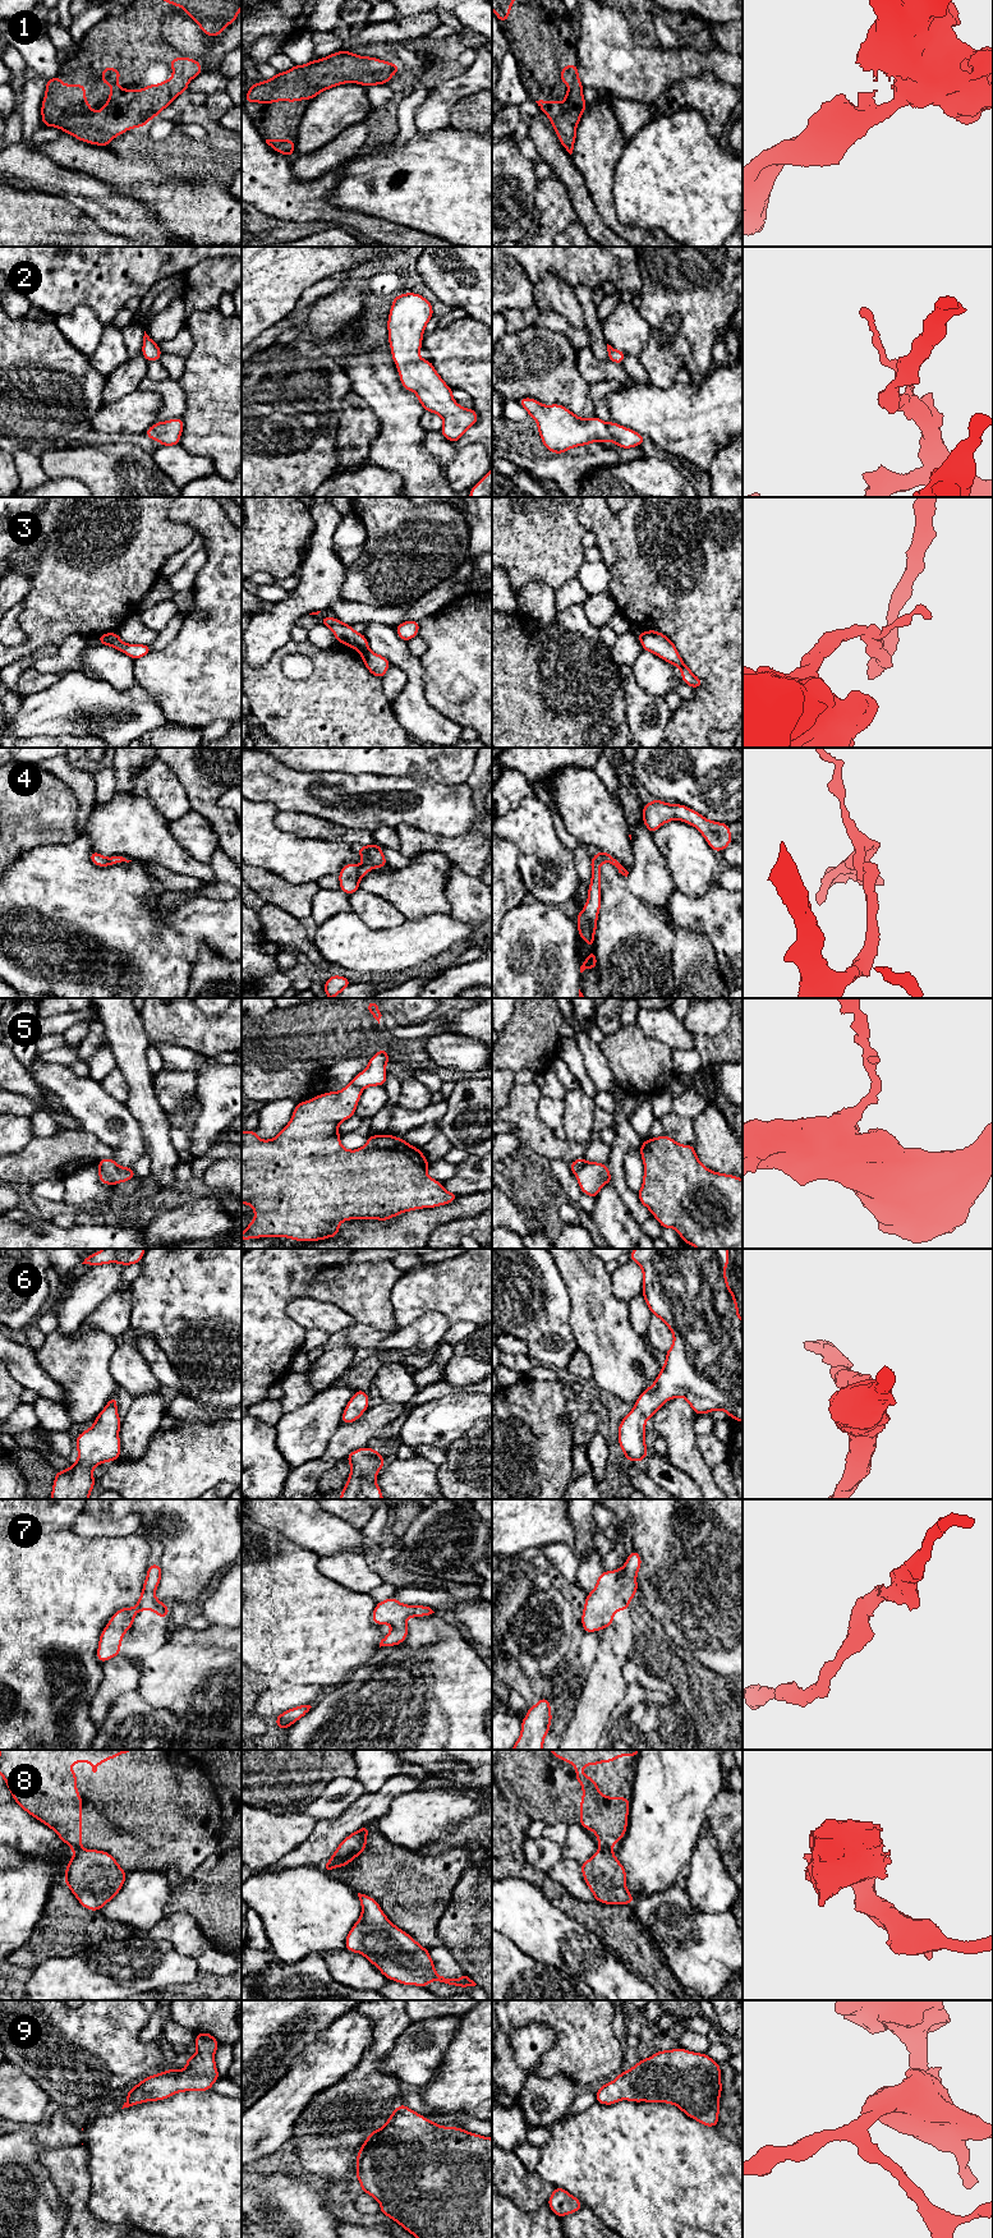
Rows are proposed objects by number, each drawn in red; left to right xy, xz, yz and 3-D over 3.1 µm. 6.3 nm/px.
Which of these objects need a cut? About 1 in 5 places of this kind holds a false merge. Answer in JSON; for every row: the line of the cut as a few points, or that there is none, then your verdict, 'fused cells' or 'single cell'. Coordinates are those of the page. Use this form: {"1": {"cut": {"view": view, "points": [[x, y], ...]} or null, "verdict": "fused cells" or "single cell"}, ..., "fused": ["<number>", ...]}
{"1": {"cut": null, "verdict": "single cell"}, "2": {"cut": null, "verdict": "single cell"}, "3": {"cut": {"view": "xy", "points": [[115, 633], [109, 644]]}, "verdict": "fused cells"}, "4": {"cut": null, "verdict": "single cell"}, "5": {"cut": {"view": "xy", "points": [[99, 1166], [114, 1184]]}, "verdict": "fused cells"}, "6": {"cut": null, "verdict": "single cell"}, "7": {"cut": null, "verdict": "single cell"}, "8": {"cut": {"view": "yz", "points": [[601, 1847], [611, 1851]]}, "verdict": "fused cells"}, "9": {"cut": null, "verdict": "single cell"}, "fused": ["3", "5", "8"]}

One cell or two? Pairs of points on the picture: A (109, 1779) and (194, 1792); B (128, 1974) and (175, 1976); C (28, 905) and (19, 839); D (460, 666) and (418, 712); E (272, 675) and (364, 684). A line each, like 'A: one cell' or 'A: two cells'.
A: one cell
B: one cell
C: two cells
D: two cells
E: one cell

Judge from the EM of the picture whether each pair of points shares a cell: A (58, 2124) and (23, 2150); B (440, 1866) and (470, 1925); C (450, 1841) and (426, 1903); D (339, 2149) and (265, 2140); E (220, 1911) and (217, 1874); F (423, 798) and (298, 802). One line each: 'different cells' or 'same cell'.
A: same cell
B: different cells
C: different cells
D: different cells
E: same cell
F: same cell

